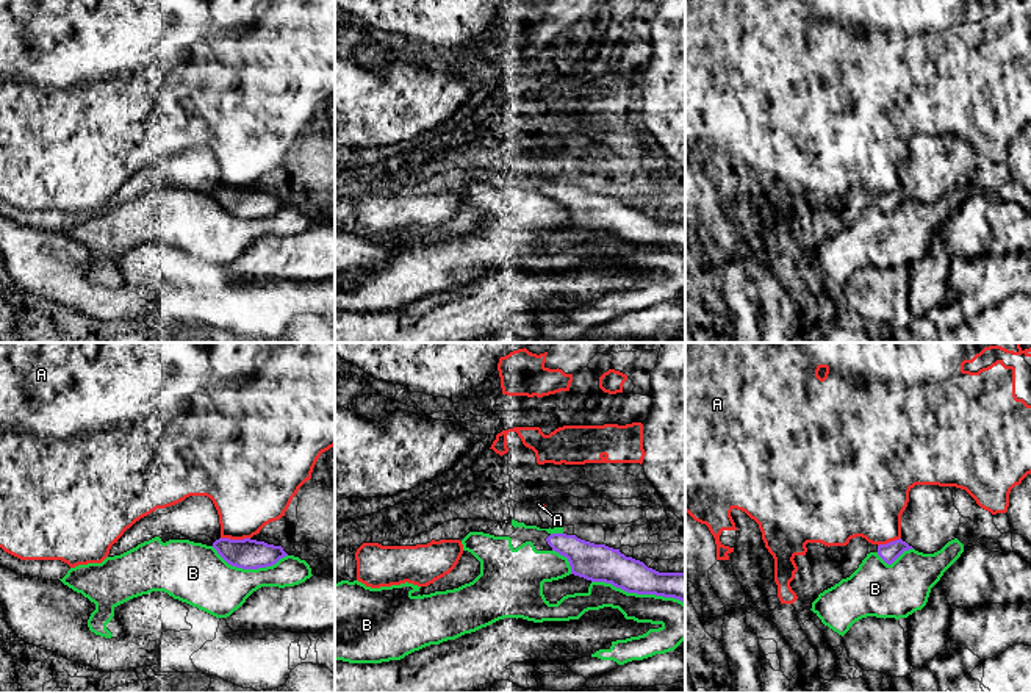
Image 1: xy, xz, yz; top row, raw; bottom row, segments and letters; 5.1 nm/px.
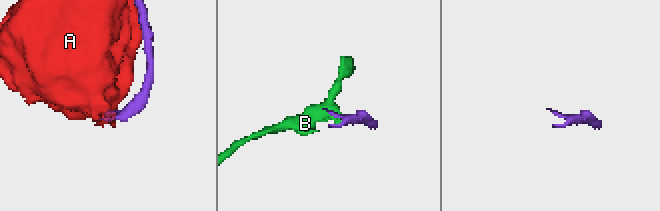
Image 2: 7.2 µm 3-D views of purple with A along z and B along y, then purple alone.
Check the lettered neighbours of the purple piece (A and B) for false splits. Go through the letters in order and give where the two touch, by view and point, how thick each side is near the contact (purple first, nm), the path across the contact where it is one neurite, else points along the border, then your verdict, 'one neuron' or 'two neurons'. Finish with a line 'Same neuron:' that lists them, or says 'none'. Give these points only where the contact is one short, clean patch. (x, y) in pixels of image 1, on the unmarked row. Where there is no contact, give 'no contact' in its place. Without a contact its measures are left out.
A: meets purple in xy at (235, 190); 160 nm thick on the purple side, 360 nm on the other; two neurons
B: meets purple in xz at (639, 243); 190 nm thick on the purple side, 180 nm on the other; two neurons
Same neuron: none

